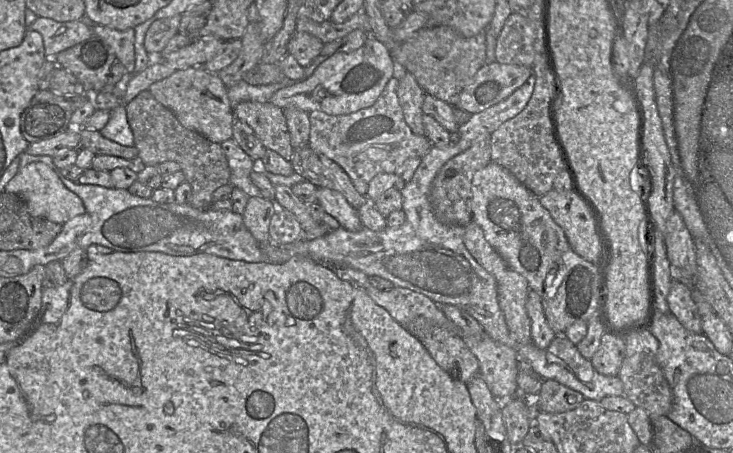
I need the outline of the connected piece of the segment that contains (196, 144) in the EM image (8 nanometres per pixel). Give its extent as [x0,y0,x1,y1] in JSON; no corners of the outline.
[125,90,230,209]

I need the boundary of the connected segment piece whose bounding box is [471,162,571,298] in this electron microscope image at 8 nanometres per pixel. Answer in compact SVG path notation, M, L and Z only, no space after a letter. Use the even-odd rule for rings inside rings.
M493 162L473 174L471 193L473 221L481 228L489 244L510 268L526 278L530 290L542 298L553 297L563 278L562 255L571 247L564 231L541 205L539 197L507 169Z

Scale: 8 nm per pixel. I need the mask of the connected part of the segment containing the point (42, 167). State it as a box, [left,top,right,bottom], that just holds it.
[5,162,85,224]

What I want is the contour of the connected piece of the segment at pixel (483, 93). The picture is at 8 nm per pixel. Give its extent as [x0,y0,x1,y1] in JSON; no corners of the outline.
[456,61,532,114]

